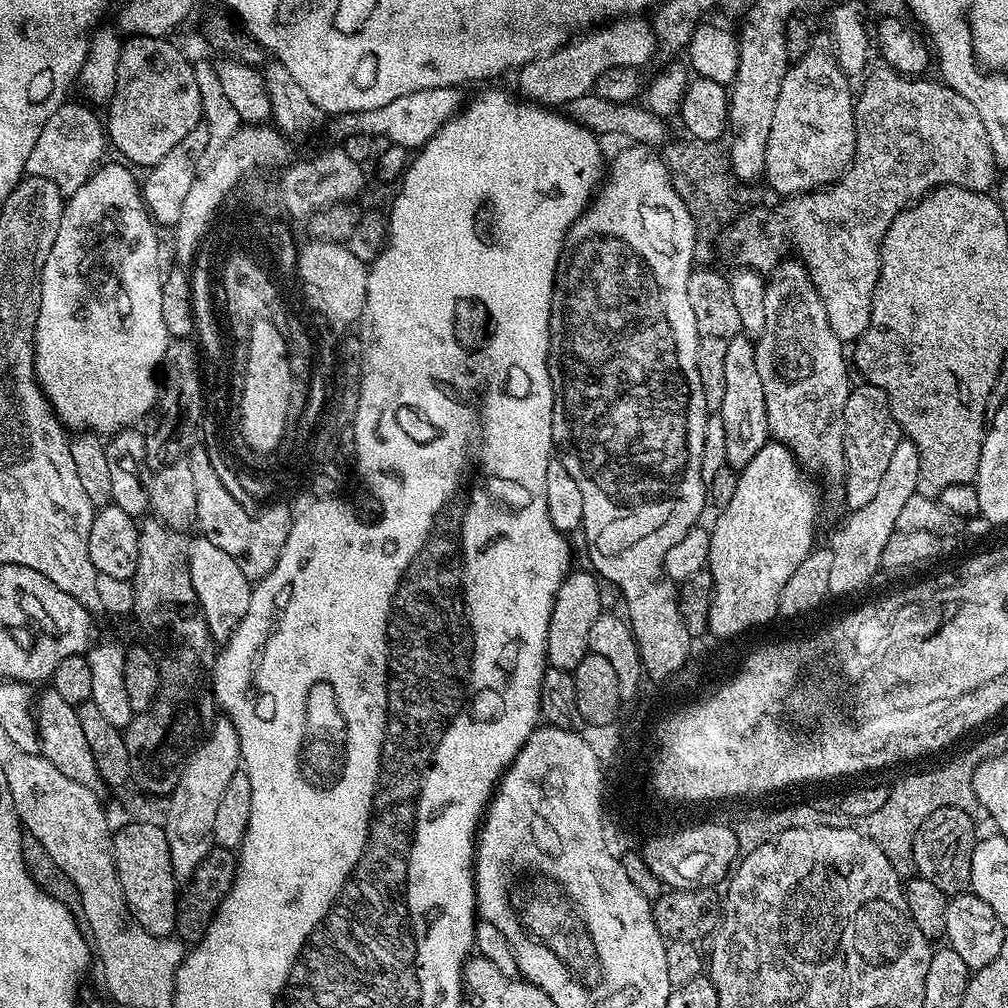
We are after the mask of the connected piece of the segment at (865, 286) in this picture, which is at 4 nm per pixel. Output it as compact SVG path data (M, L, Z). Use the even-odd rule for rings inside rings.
M891 70L883 71L874 73L872 77L869 75L863 81L863 83L865 82L864 89L861 92L859 89L858 95L855 97L856 153L852 159L852 164L844 171L844 175L831 186L825 186L814 192L802 192L799 196L789 196L781 199L779 201L780 205L773 212L768 208L752 208L749 212L742 213L732 225L729 223L721 231L718 239L719 255L721 257L724 255L730 263L736 264L732 266L739 266L741 269L761 274L771 273L772 269L781 263L782 257L785 255L783 252L787 250L788 244L793 244L796 247L797 254L795 253L795 255L798 257L799 263L803 264L808 271L808 277L814 282L814 286L826 306L826 318L830 322L830 330L834 330L834 334L842 342L859 340L860 335L864 333L870 322L872 299L874 298L876 283L880 277L880 247L886 238L886 230L890 230L890 222L894 222L894 218L898 213L903 212L911 204L915 204L917 200L933 192L934 189L942 187L943 184L962 186L975 192L988 192L998 180L998 169L994 162L994 154L990 150L990 138L986 138L986 126L982 122L982 118L978 118L978 110L974 110L974 106L970 106L970 102L966 102L966 98L962 98L962 94L958 94L949 84L945 84L936 78L924 80L925 78L913 78Z

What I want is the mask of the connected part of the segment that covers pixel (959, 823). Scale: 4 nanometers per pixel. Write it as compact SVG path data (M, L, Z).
M940 809L926 818L914 838L914 854L910 857L910 864L920 871L919 879L934 882L946 894L963 893L972 883L970 862L976 849L976 832L978 826L962 810Z

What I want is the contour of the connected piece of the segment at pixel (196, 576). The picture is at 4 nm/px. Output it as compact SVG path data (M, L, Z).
M198 536L196 540L191 539L188 545L188 565L190 566L190 580L194 584L194 592L197 599L206 600L201 605L201 612L207 622L208 631L216 638L227 638L232 635L232 631L238 626L238 622L250 610L250 598L252 597L253 581L238 570L238 562L230 558L230 554L225 554L223 550L218 550L214 542Z

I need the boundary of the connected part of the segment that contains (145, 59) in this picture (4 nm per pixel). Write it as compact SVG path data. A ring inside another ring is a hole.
M129 35L120 45L116 93L106 108L108 111L106 136L111 147L113 144L125 156L121 157L137 169L148 170L162 162L162 158L165 158L182 138L202 124L200 96L193 61L188 61L171 44L172 42L163 36Z

